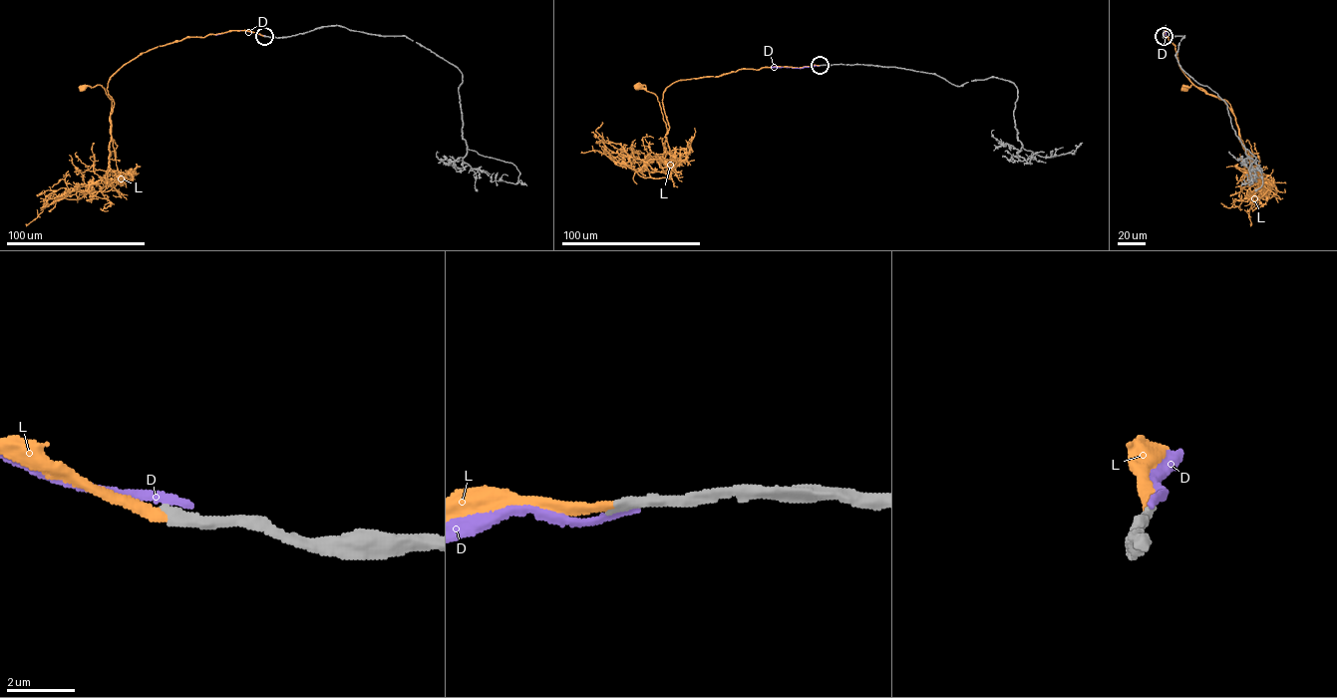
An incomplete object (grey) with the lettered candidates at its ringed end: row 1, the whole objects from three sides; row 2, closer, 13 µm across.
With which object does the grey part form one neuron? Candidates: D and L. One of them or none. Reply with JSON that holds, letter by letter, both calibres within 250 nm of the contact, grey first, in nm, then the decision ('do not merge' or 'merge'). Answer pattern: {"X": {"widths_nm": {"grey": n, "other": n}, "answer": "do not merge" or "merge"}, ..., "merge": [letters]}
{"D": {"widths_nm": {"grey": 360, "other": 260}, "answer": "do not merge"}, "L": {"widths_nm": {"grey": 340, "other": 300}, "answer": "merge"}, "merge": ["L"]}

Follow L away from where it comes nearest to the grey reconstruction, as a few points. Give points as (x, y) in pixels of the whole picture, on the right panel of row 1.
L: (1164, 36), (1166, 30), (1184, 74), (1206, 94), (1222, 100), (1233, 113), (1224, 99), (1193, 85), (1185, 88)

